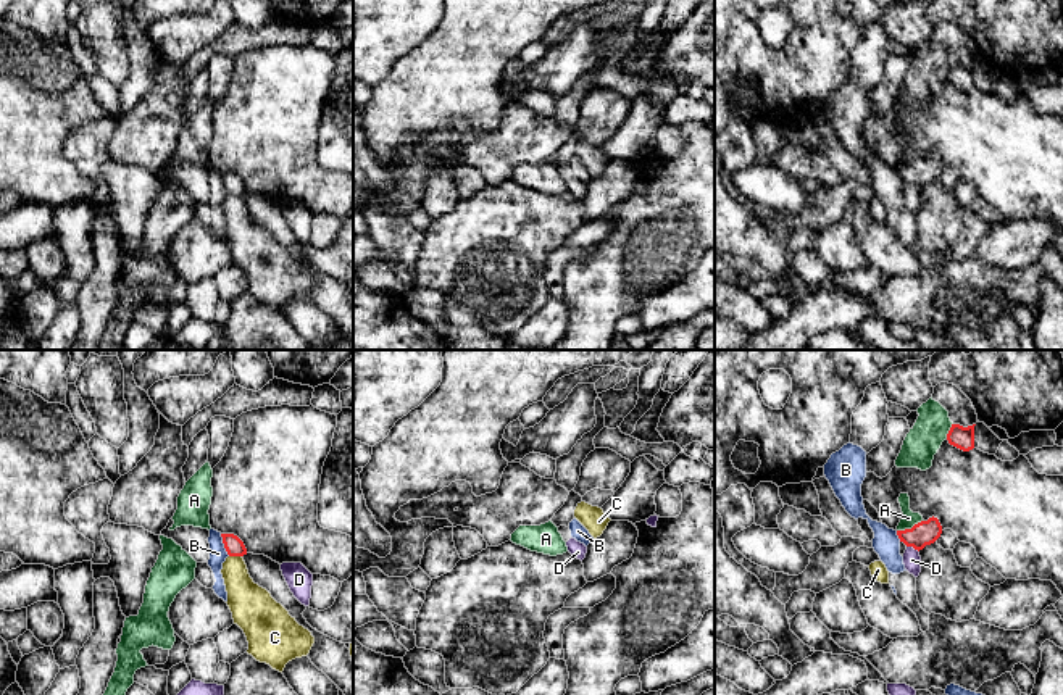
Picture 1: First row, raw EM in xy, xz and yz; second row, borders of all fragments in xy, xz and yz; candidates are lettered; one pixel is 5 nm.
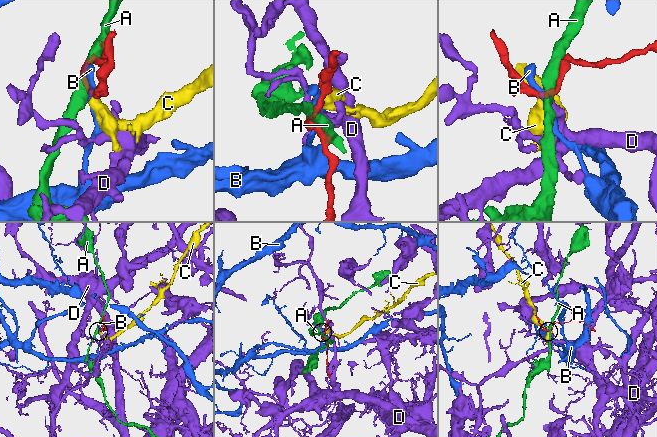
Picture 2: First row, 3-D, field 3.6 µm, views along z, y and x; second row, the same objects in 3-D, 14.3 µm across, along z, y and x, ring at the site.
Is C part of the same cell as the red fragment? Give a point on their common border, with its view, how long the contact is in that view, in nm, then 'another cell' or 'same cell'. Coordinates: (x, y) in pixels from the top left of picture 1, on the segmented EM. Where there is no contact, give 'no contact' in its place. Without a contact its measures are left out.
contact xy (236, 555); length 60 nm; another cell

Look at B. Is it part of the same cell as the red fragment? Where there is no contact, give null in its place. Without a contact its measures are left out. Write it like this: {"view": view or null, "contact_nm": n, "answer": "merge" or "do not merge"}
{"view": "xy", "contact_nm": 120, "answer": "do not merge"}

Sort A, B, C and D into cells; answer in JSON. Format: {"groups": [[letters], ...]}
{"groups": [["A"], ["B"], ["C"], ["D"]]}

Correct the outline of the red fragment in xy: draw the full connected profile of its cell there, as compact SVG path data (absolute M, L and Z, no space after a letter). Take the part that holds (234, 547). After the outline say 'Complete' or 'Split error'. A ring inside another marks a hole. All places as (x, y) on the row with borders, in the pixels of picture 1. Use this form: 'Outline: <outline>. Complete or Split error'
Outline: M221 534L224 548L229 556L244 556L247 555L247 548L244 542L234 534Z. Complete

